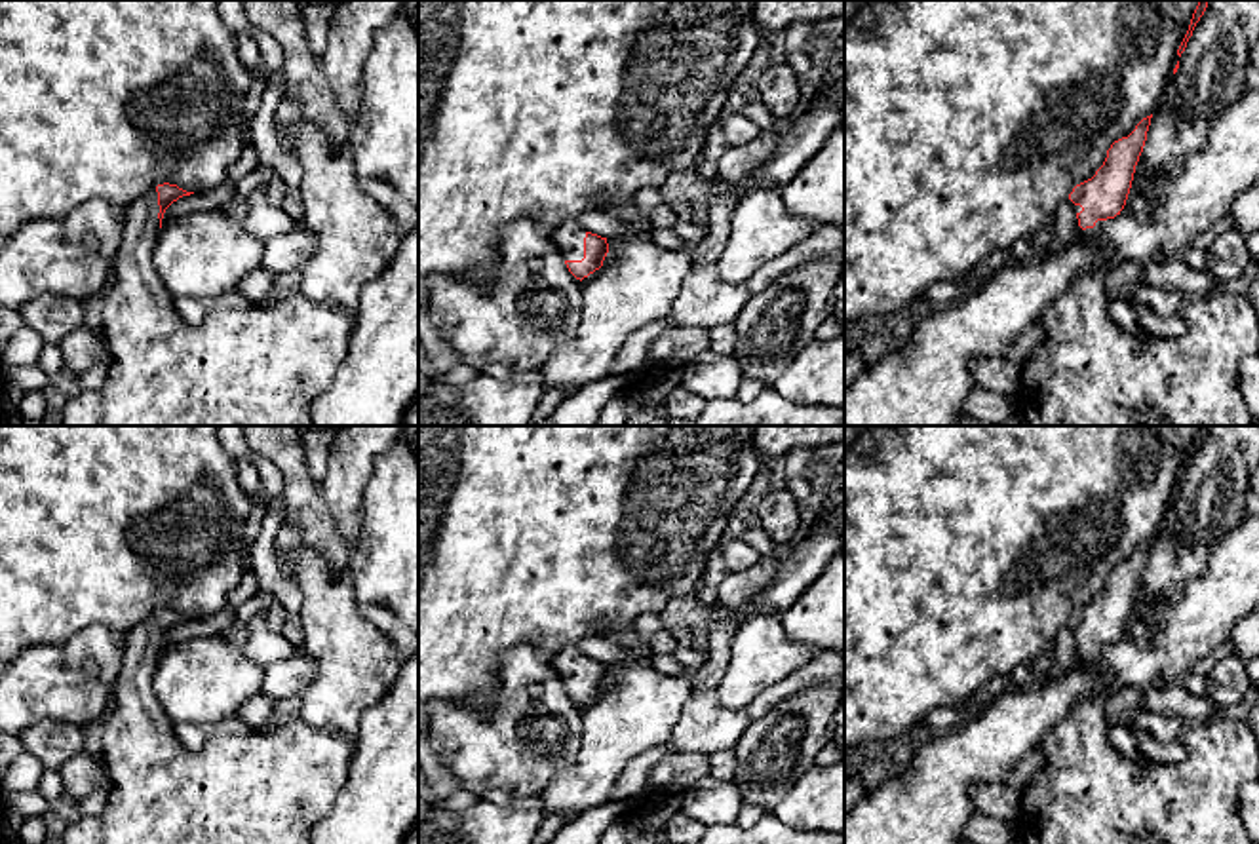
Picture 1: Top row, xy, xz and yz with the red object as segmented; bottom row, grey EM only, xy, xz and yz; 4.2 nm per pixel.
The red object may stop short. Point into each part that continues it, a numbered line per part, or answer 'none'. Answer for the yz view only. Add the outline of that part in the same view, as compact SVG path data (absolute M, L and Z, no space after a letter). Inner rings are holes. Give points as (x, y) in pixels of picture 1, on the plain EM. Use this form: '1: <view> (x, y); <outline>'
1: yz (1094, 660); M1076 644L1075 662L1084 663L1088 667L1094 667L1097 671L1099 679L1103 681L1103 686L1109 688L1111 686L1111 675L1103 665L1101 654L1103 654L1103 646L1097 646L1094 654L1082 656L1078 652L1078 644Z

